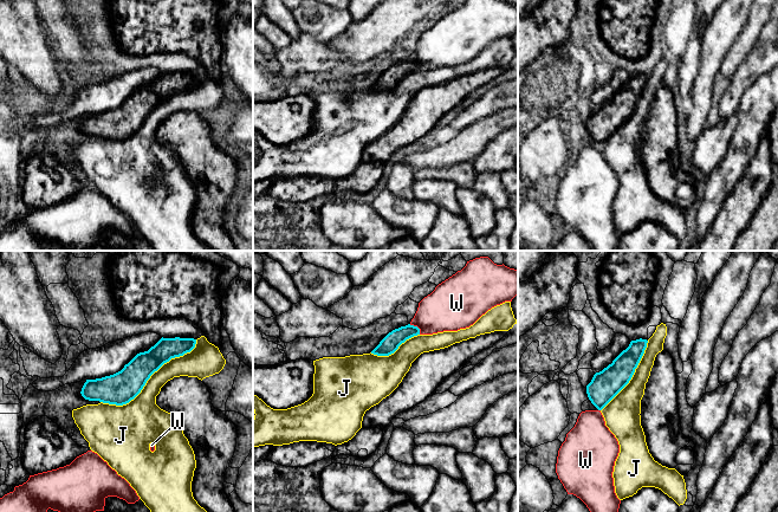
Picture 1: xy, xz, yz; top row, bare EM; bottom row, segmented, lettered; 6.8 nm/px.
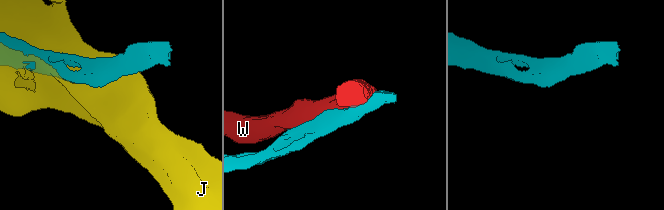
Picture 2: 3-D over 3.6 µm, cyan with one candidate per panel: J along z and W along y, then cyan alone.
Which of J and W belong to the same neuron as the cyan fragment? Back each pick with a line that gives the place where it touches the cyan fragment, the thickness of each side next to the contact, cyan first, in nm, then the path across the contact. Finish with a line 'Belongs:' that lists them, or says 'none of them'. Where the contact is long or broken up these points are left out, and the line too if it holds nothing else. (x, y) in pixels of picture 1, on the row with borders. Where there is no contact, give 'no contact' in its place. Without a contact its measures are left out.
Belongs: none of them

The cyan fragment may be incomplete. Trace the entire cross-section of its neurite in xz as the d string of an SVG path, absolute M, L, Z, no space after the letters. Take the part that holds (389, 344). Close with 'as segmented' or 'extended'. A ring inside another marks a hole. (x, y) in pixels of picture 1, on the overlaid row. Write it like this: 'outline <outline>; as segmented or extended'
outline M410 324L395 329L380 342L371 354L389 356L394 354L402 343L417 335L420 335L420 329Z; as segmented

